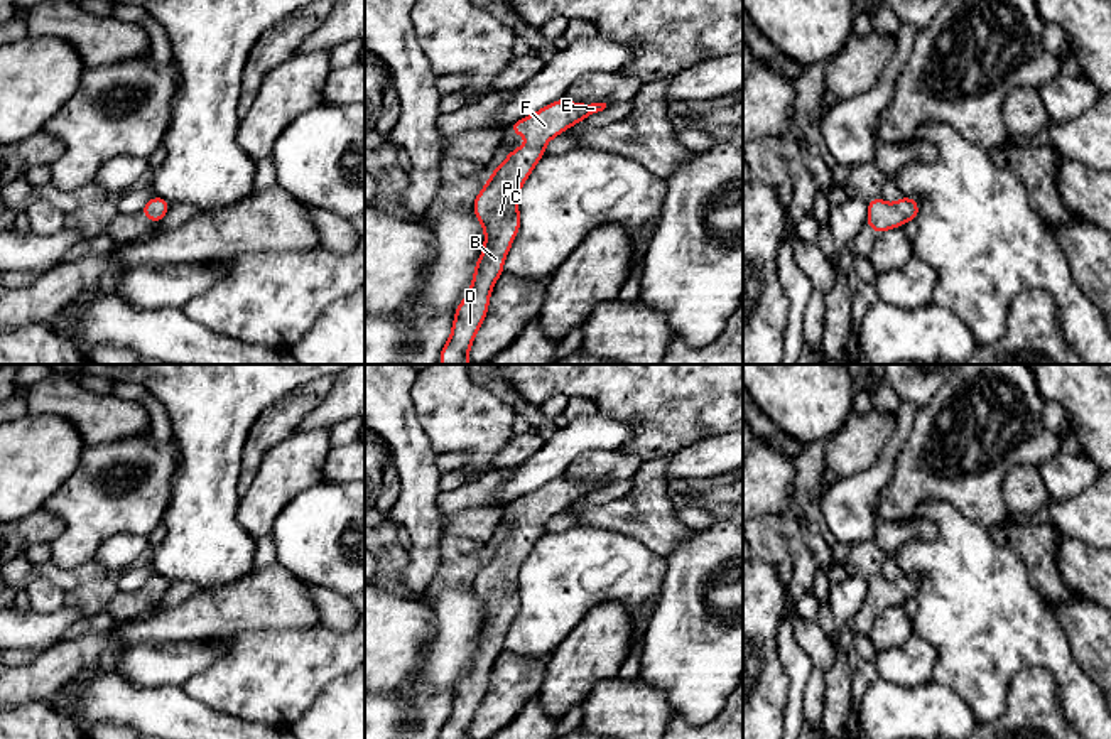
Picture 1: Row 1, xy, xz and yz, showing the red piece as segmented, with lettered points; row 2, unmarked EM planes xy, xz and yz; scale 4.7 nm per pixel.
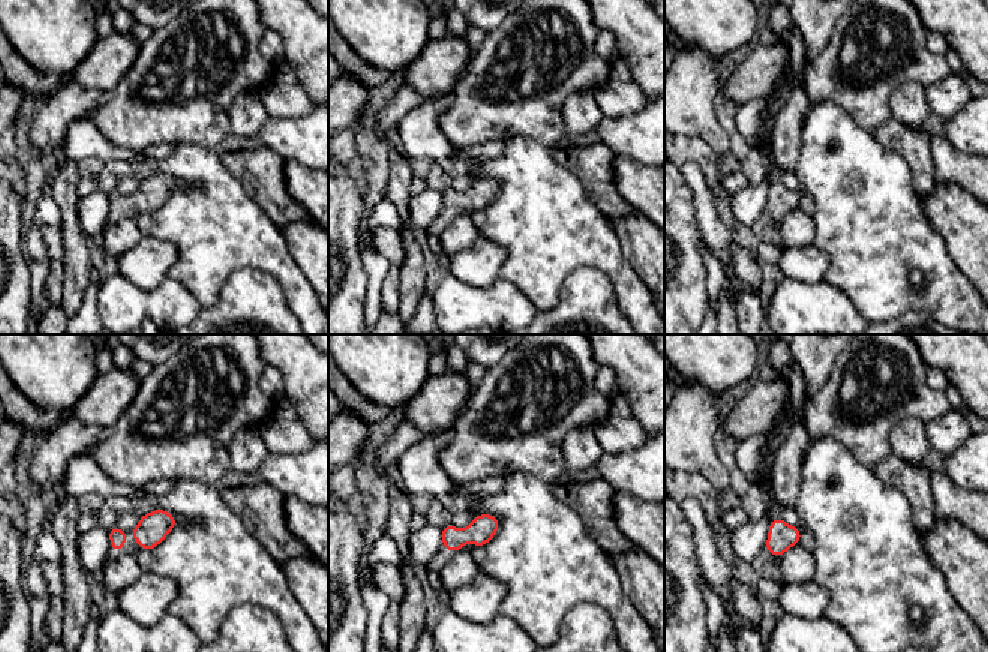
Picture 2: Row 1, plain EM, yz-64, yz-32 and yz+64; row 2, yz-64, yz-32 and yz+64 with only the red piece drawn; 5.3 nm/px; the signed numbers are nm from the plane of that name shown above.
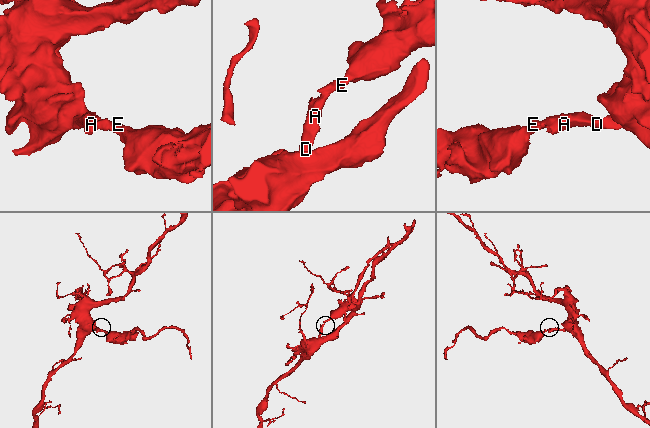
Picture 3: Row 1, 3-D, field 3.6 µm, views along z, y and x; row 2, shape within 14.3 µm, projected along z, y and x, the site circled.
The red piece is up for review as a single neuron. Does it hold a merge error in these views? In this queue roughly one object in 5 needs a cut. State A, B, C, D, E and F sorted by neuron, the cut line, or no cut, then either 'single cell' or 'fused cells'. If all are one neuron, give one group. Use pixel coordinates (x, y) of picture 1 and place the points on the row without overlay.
A B C D E F | no cut | single cell

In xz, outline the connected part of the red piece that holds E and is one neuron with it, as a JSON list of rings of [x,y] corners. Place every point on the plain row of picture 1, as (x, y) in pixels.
[[[561,476],[508,504],[530,520],[508,531],[473,580],[473,589],[485,607],[485,624],[474,643],[473,661],[456,685],[451,714],[439,732],[441,739],[469,739],[473,717],[488,690],[491,666],[503,651],[505,636],[520,607],[520,567],[545,533],[545,521],[604,486],[606,481],[581,483]]]

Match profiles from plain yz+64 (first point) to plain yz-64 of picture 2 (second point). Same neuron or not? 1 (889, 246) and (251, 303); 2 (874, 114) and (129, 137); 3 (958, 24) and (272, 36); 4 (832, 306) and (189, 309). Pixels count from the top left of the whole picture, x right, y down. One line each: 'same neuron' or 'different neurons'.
1: different neurons
2: same neuron
3: different neurons
4: same neuron

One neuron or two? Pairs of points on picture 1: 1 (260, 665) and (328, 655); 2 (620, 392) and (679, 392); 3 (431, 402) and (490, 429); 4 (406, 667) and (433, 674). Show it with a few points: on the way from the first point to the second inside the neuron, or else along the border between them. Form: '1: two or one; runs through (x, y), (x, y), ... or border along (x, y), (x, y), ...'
1: one; runs through (277, 665), (296, 665), (311, 658)
2: one; runs through (635, 392), (664, 392)
3: one; runs through (446, 404), (460, 417), (475, 422)
4: two; border along (434, 633), (421, 655), (421, 672), (385, 692)

